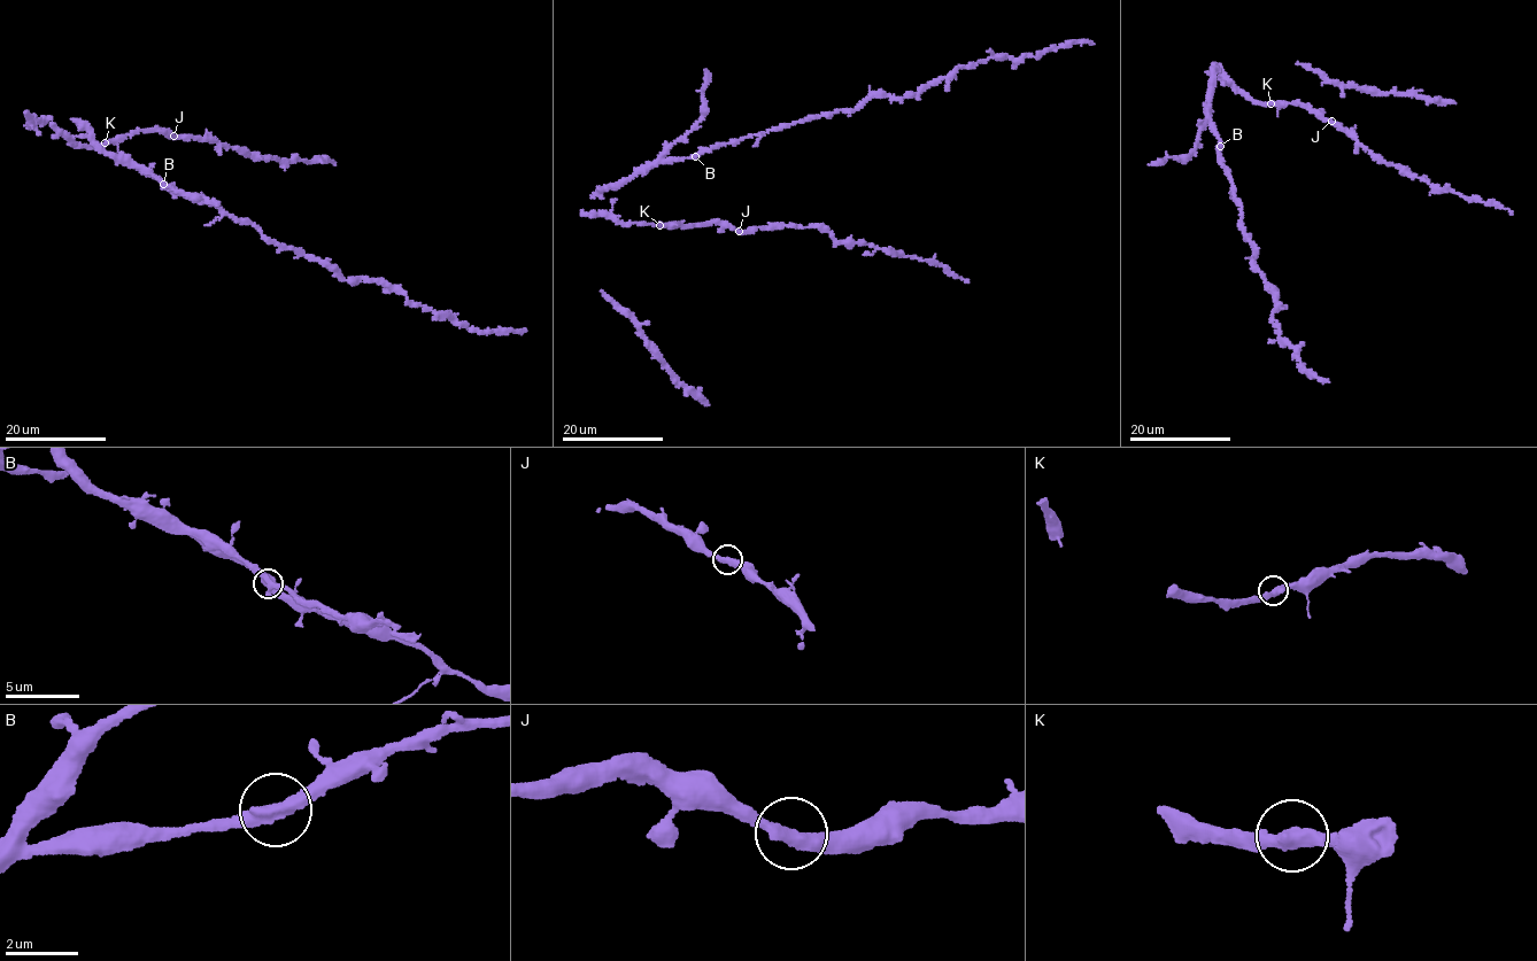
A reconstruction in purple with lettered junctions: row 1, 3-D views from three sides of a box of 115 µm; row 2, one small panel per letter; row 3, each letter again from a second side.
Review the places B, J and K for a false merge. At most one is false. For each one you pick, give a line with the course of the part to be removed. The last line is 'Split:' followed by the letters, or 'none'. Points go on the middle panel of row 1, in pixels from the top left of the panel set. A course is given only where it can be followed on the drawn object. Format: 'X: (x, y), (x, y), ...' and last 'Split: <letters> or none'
Split: none

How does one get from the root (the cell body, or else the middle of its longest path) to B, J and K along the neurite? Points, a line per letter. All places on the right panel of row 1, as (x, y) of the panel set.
B: (1211, 117), (1220, 146)
J: (1211, 117), (1207, 114), (1212, 90), (1215, 84), (1225, 83), (1259, 102), (1298, 103), (1331, 121)
K: (1211, 117), (1207, 114), (1215, 84), (1230, 84), (1253, 100), (1271, 103)

